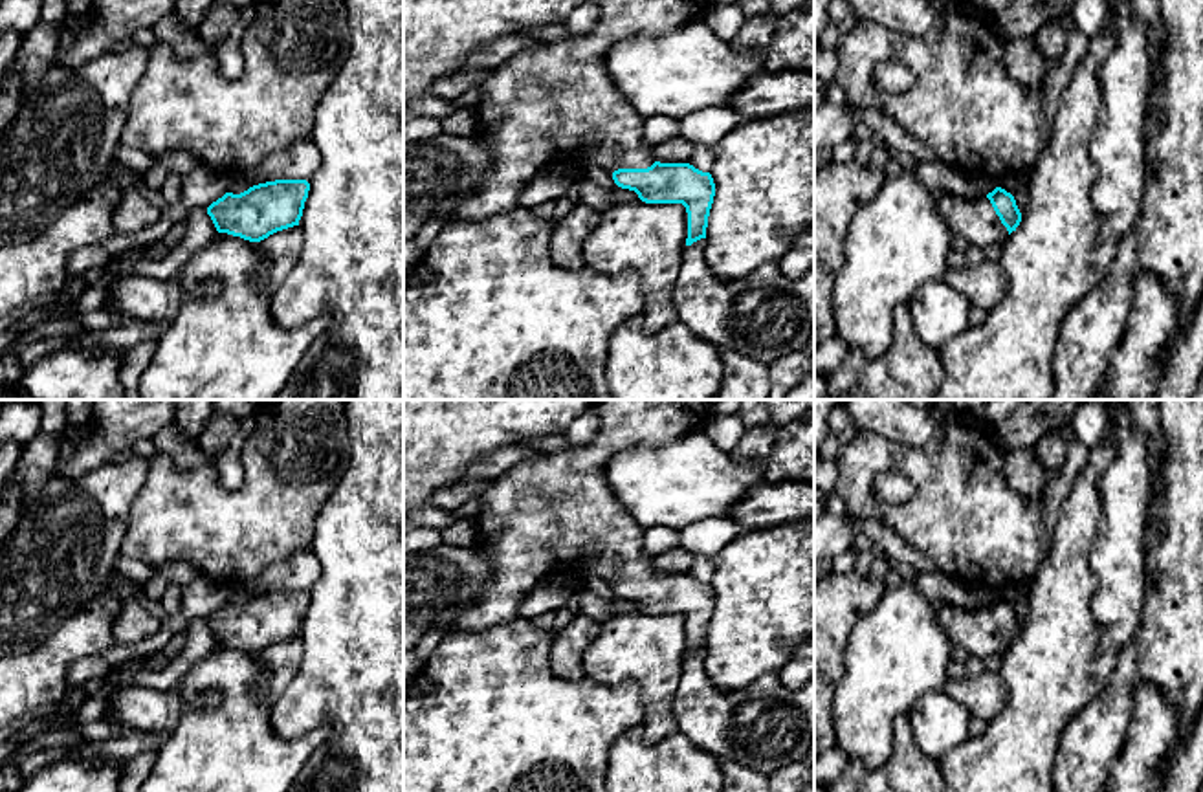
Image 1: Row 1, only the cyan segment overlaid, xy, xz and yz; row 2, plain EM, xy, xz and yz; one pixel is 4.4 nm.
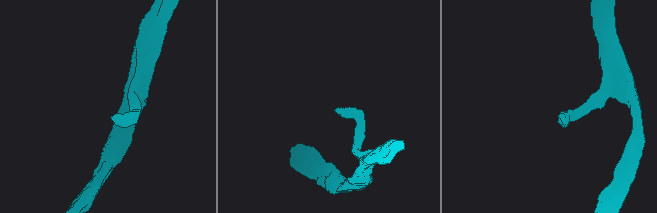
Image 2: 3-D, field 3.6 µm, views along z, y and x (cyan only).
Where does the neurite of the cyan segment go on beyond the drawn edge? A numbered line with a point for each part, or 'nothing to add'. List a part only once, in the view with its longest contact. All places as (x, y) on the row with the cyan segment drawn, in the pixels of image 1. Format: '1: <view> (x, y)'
1: xz (549, 103)

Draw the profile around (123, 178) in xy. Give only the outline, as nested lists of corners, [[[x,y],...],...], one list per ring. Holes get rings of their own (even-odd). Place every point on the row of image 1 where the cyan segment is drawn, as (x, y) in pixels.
[[[112,165],[108,170],[108,183],[119,191],[127,191],[127,189],[132,189],[138,174],[141,174],[141,172],[132,170],[125,165],[121,169],[116,169]]]

